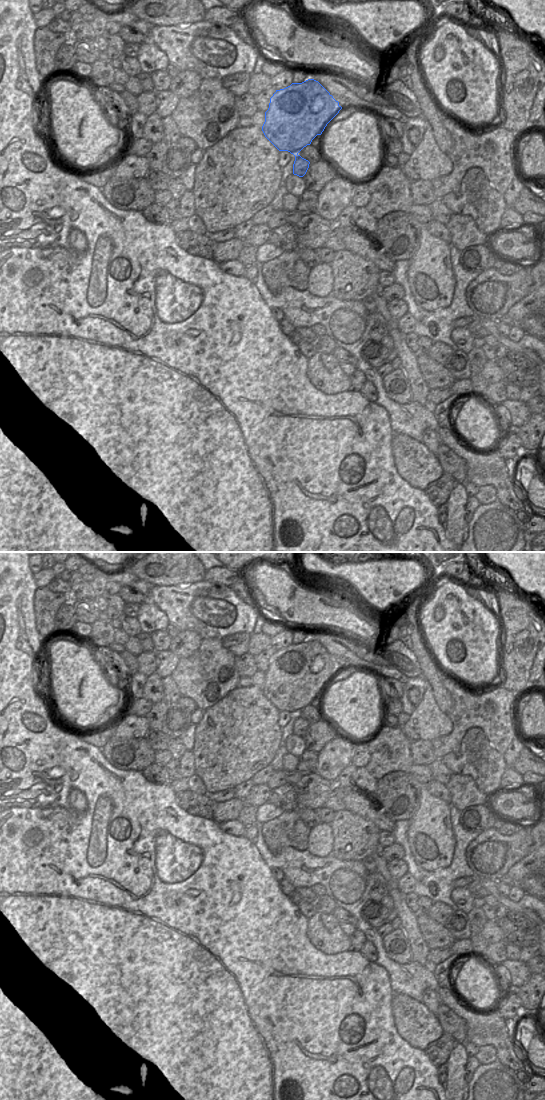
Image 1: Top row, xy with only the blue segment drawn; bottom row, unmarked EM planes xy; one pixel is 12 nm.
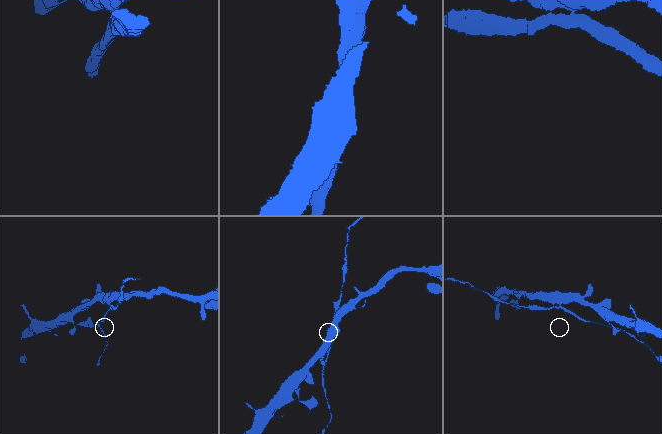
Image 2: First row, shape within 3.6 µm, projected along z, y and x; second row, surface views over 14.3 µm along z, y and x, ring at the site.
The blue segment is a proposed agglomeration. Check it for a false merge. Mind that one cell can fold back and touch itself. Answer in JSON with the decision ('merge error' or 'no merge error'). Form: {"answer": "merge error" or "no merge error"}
{"answer": "merge error"}

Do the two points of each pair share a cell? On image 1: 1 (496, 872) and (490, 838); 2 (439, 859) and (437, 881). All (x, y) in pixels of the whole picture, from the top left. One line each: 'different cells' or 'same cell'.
1: same cell
2: different cells

